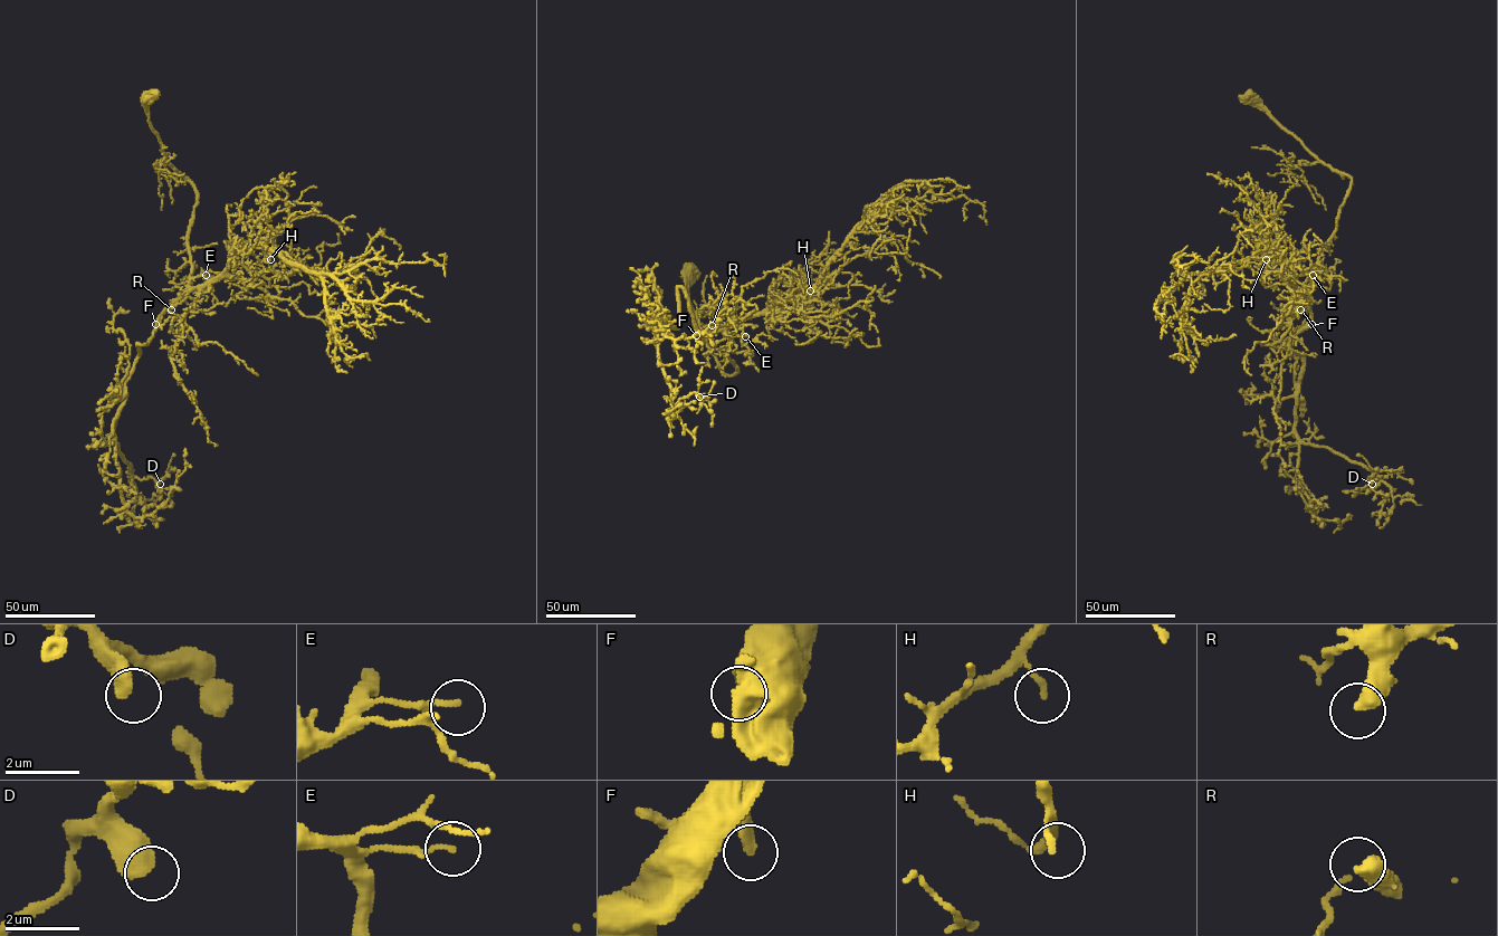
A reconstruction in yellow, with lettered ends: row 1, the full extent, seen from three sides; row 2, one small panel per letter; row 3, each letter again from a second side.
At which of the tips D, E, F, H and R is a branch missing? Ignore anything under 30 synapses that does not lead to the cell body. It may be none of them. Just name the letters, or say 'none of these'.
R

